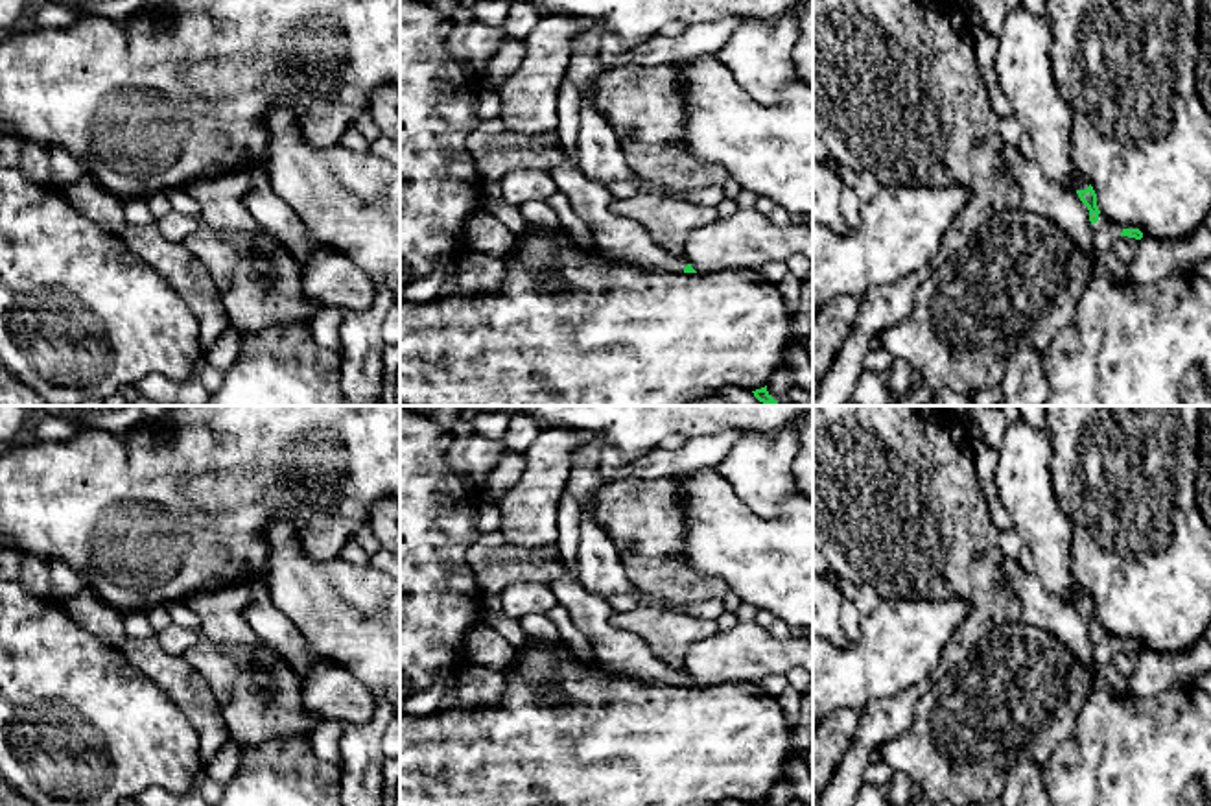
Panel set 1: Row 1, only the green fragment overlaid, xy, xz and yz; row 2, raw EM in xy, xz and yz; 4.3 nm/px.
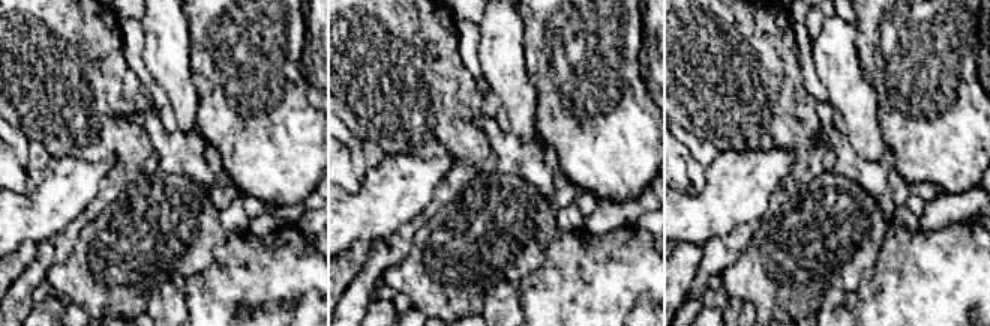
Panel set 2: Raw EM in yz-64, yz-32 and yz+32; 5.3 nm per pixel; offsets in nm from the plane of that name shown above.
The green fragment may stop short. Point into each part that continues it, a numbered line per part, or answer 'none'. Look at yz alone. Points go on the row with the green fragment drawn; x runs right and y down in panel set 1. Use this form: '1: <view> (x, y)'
1: yz (1105, 233)

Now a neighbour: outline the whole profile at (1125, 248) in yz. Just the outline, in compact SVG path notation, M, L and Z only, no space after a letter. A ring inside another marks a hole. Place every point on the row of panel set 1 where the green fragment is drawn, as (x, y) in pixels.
M1121 236L1113 242L1111 251L1128 266L1135 256L1137 242L1135 238Z

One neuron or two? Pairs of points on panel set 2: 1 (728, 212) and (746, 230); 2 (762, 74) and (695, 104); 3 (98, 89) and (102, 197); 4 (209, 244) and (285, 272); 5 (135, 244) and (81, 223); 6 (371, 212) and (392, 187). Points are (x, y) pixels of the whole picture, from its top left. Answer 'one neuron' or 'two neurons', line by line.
1: two neurons
2: one neuron
3: one neuron
4: two neurons
5: two neurons
6: one neuron

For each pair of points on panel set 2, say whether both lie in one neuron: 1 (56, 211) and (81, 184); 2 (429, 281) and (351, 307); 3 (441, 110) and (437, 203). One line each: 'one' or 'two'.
1: one
2: two
3: one

